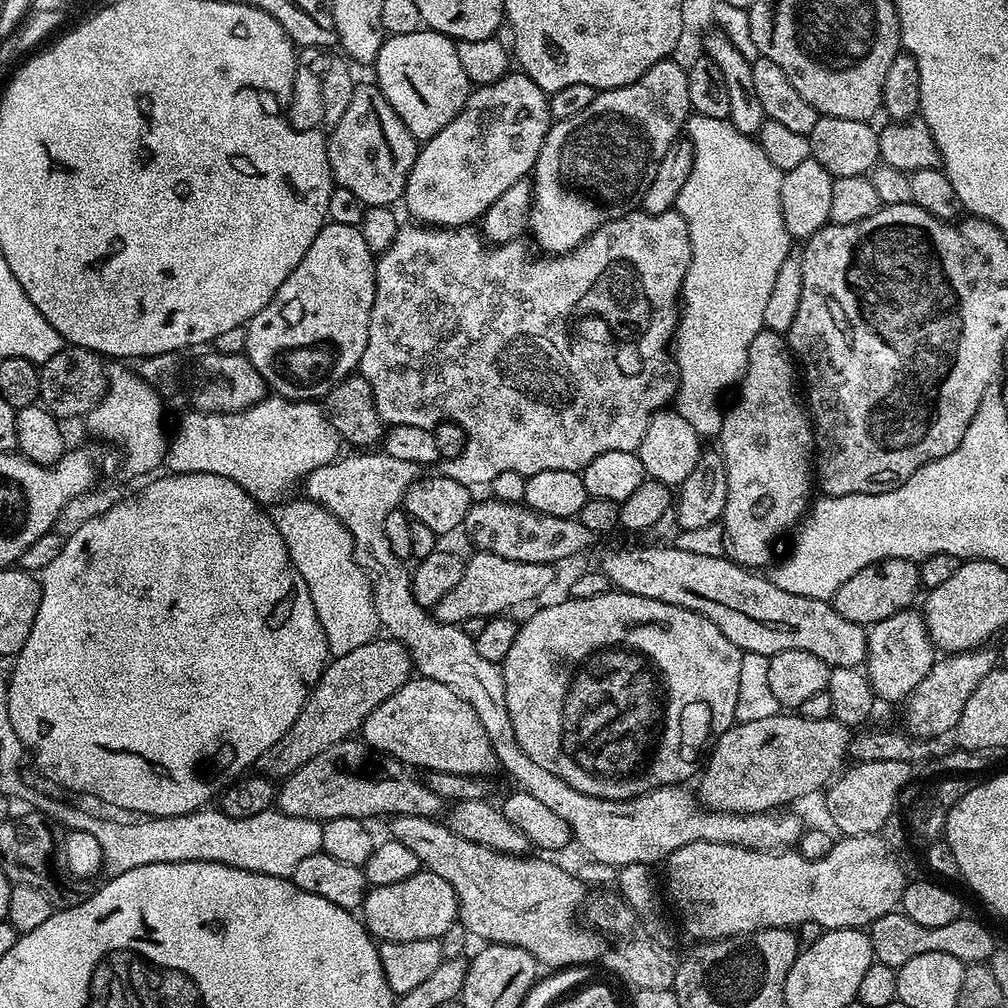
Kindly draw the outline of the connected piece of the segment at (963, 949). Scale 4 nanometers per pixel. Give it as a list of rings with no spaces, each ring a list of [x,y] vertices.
[[[902,910],[887,912],[870,926],[870,935],[875,963],[894,969],[910,962],[910,958],[918,958],[918,954],[951,954],[966,966],[983,964],[991,959],[998,948],[998,944],[992,941],[987,926],[976,920],[967,920],[967,915],[964,914],[946,926],[918,926],[918,922],[914,922],[914,918]]]

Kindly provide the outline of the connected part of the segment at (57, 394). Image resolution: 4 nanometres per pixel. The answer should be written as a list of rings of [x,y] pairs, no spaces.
[[[65,346],[61,352],[54,354],[50,362],[39,365],[40,398],[39,403],[47,408],[53,416],[67,422],[75,416],[87,417],[102,402],[108,393],[109,369],[104,368],[105,361],[100,353],[85,348]]]

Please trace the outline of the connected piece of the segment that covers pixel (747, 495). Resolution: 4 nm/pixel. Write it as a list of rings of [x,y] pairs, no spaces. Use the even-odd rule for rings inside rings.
[[[761,330],[754,342],[750,342],[748,365],[738,381],[739,388],[740,393],[732,409],[724,412],[718,437],[718,451],[724,457],[726,466],[726,506],[722,517],[722,536],[726,541],[727,555],[731,559],[743,564],[745,568],[764,570],[764,567],[767,569],[773,563],[772,547],[776,539],[787,528],[795,529],[810,507],[812,488],[814,492],[816,434],[802,395],[797,361],[781,333]]]

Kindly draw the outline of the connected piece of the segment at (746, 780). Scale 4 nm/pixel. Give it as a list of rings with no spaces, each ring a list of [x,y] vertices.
[[[777,714],[758,722],[733,723],[732,727],[715,737],[711,752],[712,757],[709,760],[707,757],[699,777],[700,803],[713,812],[771,812],[792,806],[795,800],[818,791],[820,787],[823,789],[845,767],[844,756],[846,760],[850,752],[850,730],[833,719],[814,722],[799,714]]]

